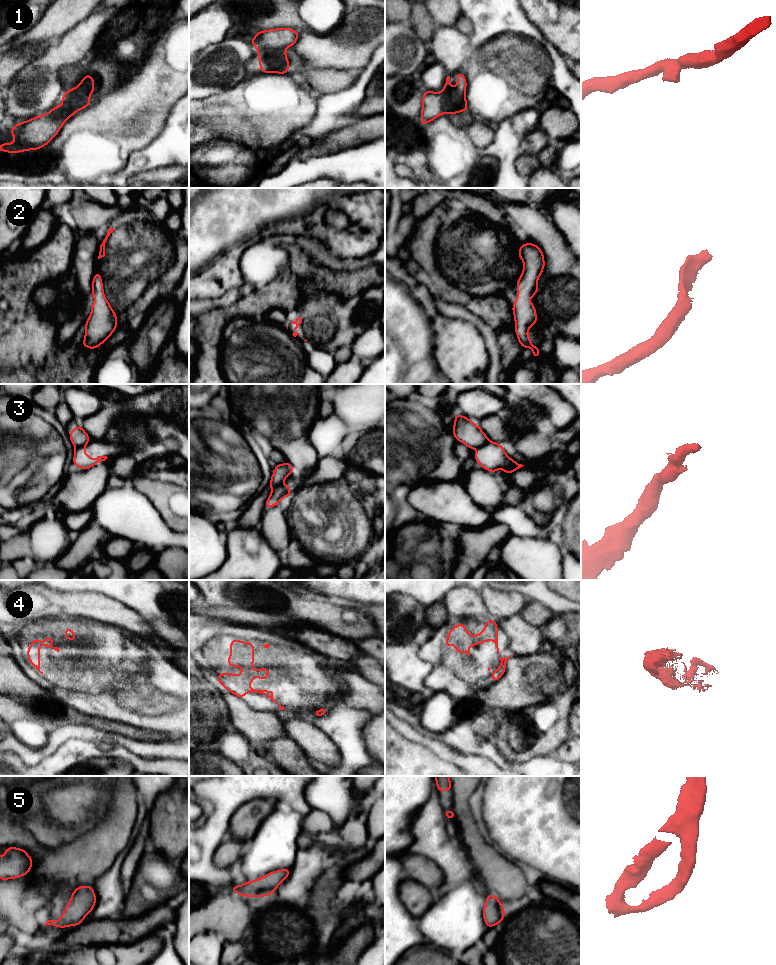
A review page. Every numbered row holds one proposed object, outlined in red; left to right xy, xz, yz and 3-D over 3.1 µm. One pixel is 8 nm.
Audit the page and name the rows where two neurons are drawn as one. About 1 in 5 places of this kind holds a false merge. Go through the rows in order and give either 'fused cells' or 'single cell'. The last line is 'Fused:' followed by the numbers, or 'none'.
1: fused cells
2: single cell
3: fused cells
4: single cell
5: single cell
Fused: 1, 3

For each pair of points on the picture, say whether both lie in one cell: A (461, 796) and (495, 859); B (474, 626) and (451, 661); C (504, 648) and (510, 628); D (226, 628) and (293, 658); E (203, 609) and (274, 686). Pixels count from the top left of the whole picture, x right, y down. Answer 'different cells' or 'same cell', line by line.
A: same cell
B: same cell
C: different cells
D: same cell
E: different cells

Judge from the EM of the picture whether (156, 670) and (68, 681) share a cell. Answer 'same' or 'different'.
same

